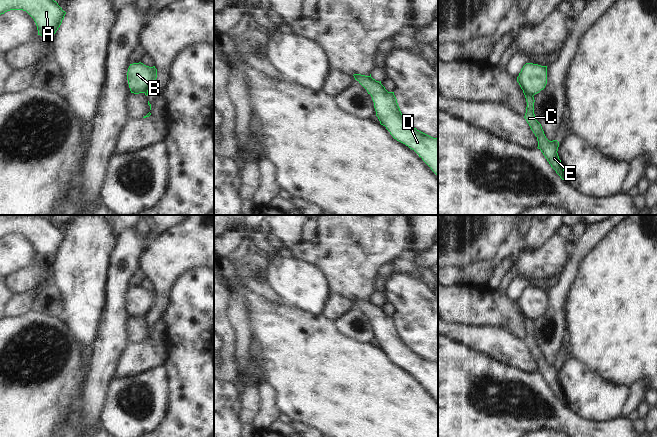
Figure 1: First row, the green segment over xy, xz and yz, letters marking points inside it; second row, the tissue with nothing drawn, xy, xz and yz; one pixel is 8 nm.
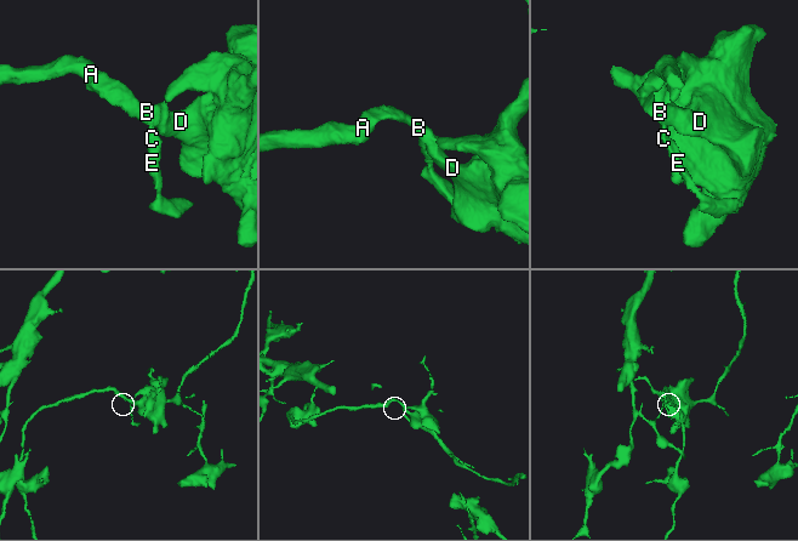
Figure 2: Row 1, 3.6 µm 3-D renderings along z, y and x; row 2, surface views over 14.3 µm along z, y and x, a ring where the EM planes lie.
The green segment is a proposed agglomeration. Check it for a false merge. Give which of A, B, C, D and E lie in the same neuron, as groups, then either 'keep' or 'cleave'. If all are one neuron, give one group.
groups A B D / C E; cleave

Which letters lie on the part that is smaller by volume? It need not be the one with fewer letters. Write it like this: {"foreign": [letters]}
{"foreign": ["C", "E"]}

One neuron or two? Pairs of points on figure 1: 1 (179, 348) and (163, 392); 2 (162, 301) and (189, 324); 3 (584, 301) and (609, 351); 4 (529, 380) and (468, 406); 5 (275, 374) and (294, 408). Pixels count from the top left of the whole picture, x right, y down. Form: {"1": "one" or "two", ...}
{"1": "two", "2": "two", "3": "one", "4": "one", "5": "one"}

